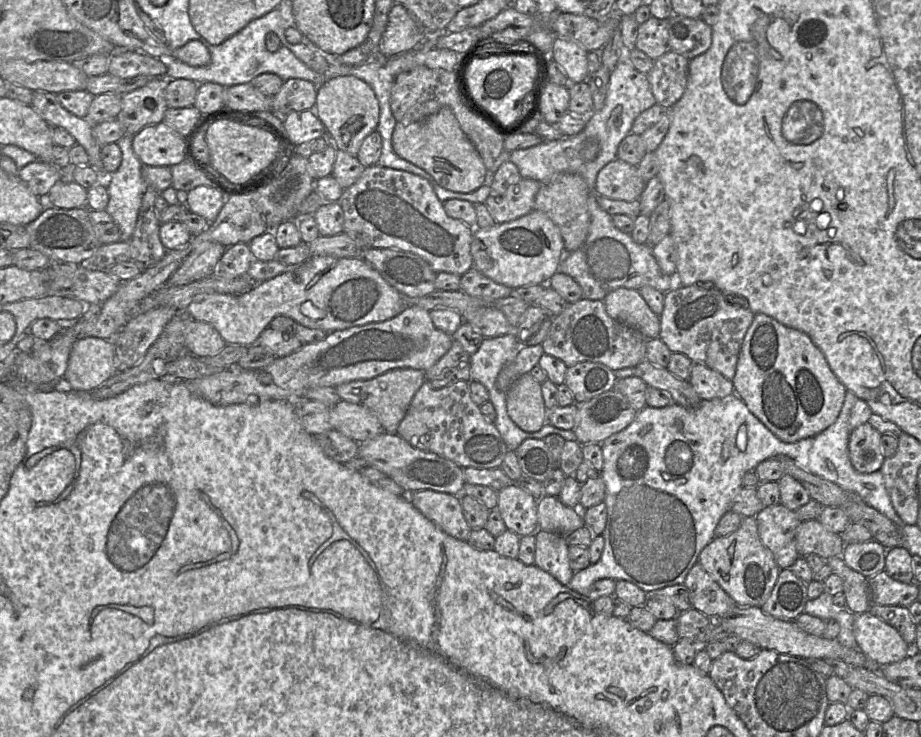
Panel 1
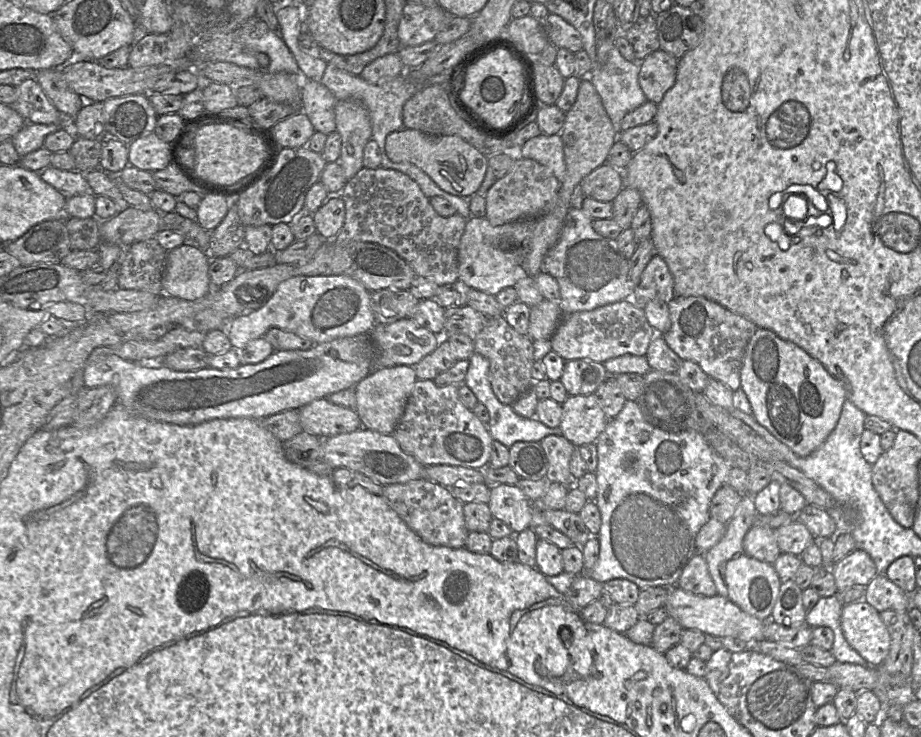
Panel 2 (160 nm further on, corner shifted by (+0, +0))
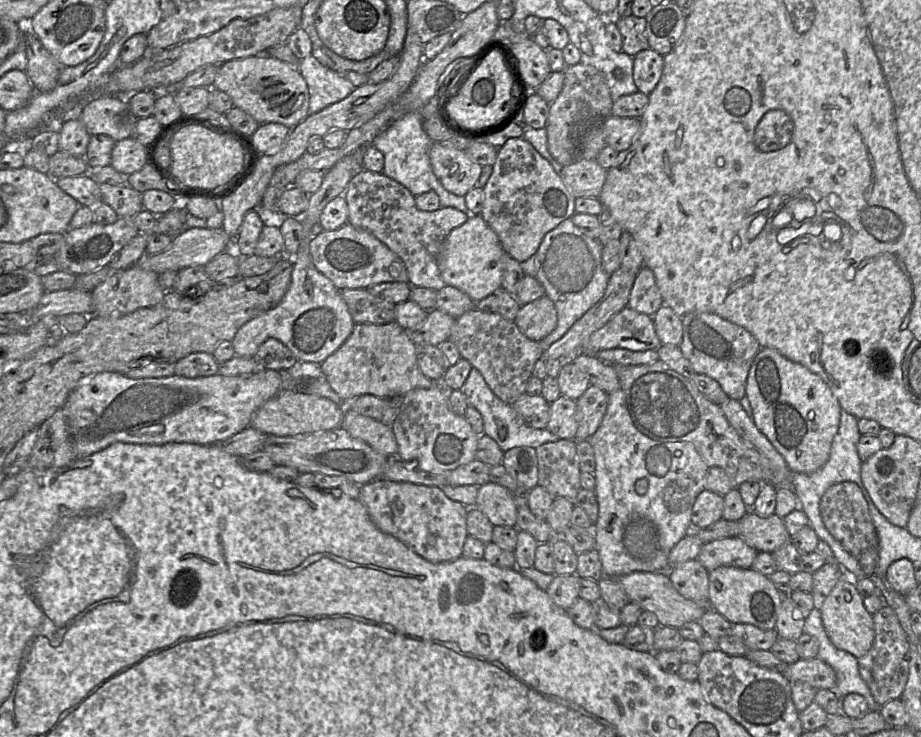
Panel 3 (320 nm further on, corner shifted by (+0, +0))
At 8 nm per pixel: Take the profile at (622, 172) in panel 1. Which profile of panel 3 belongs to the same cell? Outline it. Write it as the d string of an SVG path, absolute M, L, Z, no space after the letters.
M576 159L563 166L560 176L576 198L598 198L606 180L607 170L596 160Z

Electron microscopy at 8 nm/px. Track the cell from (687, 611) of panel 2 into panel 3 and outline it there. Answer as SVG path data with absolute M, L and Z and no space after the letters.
M632 572L617 578L630 598L643 611L653 612L659 625L680 628L687 622L698 621L710 608L708 604L699 604L682 596L673 586L668 572Z

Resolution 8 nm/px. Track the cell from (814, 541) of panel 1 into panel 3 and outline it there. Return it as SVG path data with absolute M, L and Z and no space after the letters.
M749 510L739 521L739 535L746 544L755 550L773 552L791 541L783 518L775 513L762 517Z

